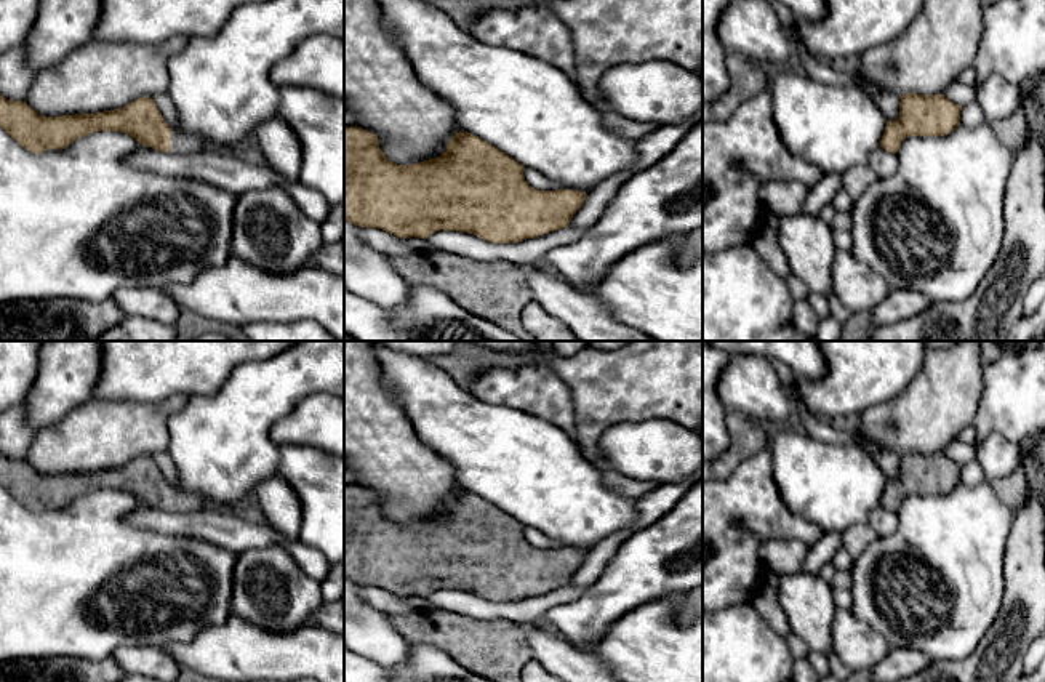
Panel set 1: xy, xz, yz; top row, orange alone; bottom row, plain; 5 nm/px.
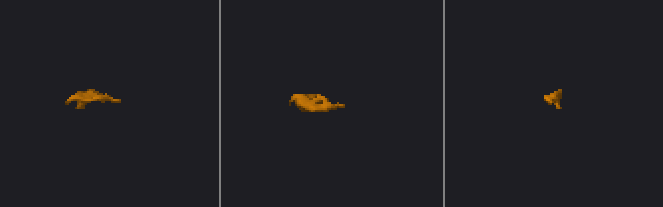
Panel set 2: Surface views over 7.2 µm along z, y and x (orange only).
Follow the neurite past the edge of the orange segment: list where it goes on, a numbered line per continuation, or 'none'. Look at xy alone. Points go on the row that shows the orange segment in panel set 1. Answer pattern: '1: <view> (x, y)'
1: xy (181, 143)

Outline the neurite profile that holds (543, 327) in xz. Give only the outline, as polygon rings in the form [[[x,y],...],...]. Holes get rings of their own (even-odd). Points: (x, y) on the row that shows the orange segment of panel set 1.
[[[536,301],[523,307],[522,323],[536,341],[578,341],[562,320],[547,314]]]

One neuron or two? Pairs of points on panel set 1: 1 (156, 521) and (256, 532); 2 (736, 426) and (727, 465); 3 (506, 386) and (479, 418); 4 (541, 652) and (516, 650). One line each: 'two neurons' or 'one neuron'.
1: one neuron
2: one neuron
3: two neurons
4: two neurons

